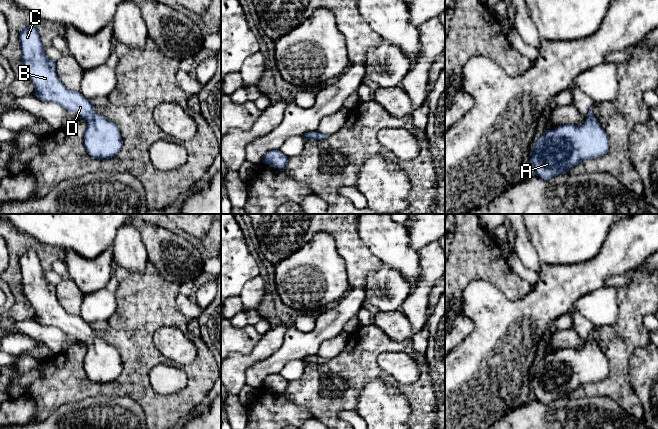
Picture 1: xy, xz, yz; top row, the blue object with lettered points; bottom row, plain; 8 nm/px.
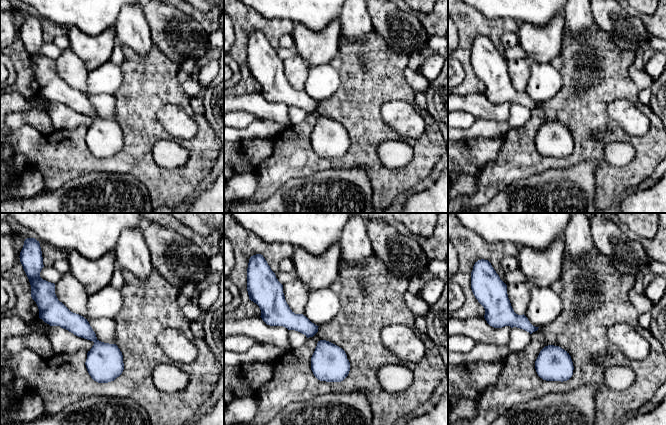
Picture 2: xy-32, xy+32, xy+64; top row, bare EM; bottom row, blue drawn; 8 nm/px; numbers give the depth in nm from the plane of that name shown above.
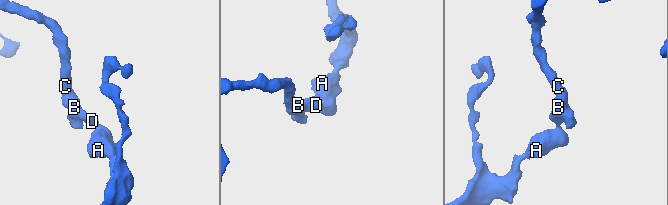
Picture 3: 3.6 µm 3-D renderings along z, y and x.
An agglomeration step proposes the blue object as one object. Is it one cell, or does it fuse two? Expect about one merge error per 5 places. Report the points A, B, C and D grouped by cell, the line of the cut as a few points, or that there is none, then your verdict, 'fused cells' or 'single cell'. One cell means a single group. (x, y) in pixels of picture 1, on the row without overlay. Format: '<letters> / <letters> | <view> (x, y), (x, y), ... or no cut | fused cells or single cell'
A B C D | no cut | single cell

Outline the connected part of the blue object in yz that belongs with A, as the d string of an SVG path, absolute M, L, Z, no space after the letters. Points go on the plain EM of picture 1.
M593 329L583 349L562 349L546 354L536 363L531 376L531 390L536 400L549 404L569 396L578 387L605 379L608 360L593 339Z

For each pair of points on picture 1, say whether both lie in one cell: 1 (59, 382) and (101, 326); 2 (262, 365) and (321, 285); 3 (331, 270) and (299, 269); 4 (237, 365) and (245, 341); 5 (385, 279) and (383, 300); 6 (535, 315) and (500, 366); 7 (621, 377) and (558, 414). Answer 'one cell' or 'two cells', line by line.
1: two cells
2: two cells
3: one cell
4: two cells
5: one cell
6: one cell
7: two cells

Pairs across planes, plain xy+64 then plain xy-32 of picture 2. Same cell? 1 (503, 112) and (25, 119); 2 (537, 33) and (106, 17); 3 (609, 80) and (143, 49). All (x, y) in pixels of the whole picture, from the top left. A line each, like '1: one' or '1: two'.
1: two
2: two
3: two

